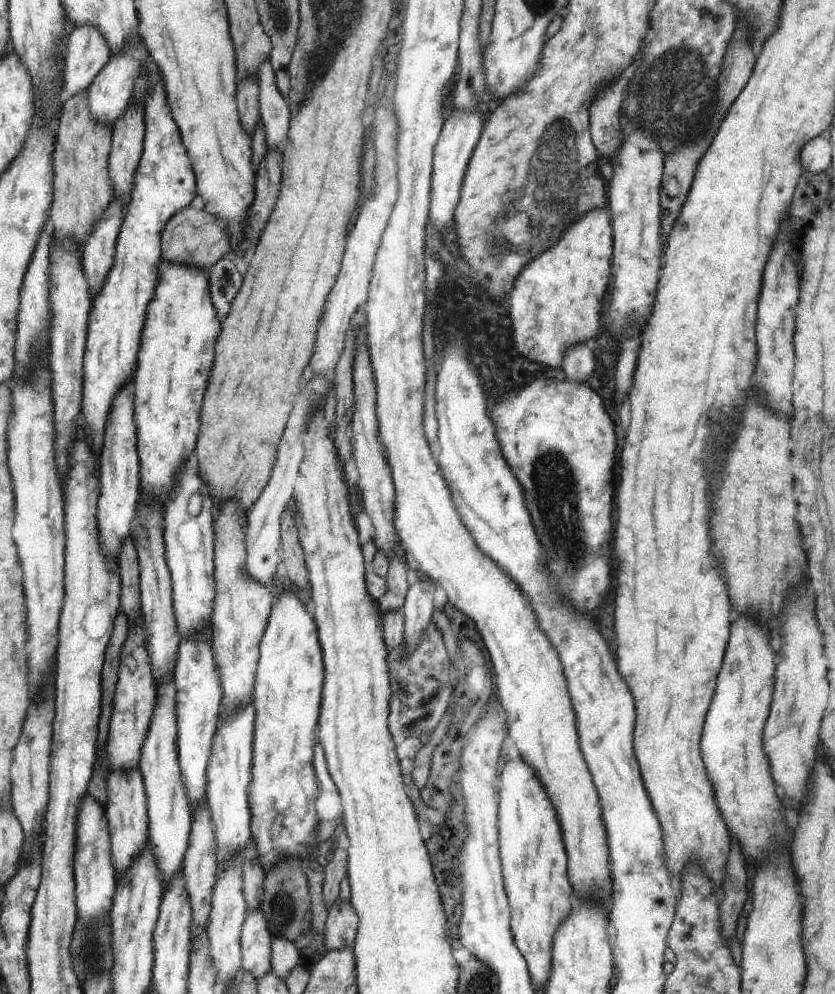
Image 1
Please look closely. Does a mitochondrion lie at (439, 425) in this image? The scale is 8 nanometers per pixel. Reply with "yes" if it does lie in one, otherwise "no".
no

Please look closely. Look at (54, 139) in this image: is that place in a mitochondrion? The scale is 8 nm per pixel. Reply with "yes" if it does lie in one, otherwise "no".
no

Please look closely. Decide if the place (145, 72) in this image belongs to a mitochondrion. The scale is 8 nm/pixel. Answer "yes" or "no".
no

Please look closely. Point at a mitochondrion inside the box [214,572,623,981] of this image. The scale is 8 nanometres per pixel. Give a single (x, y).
(283, 916)

